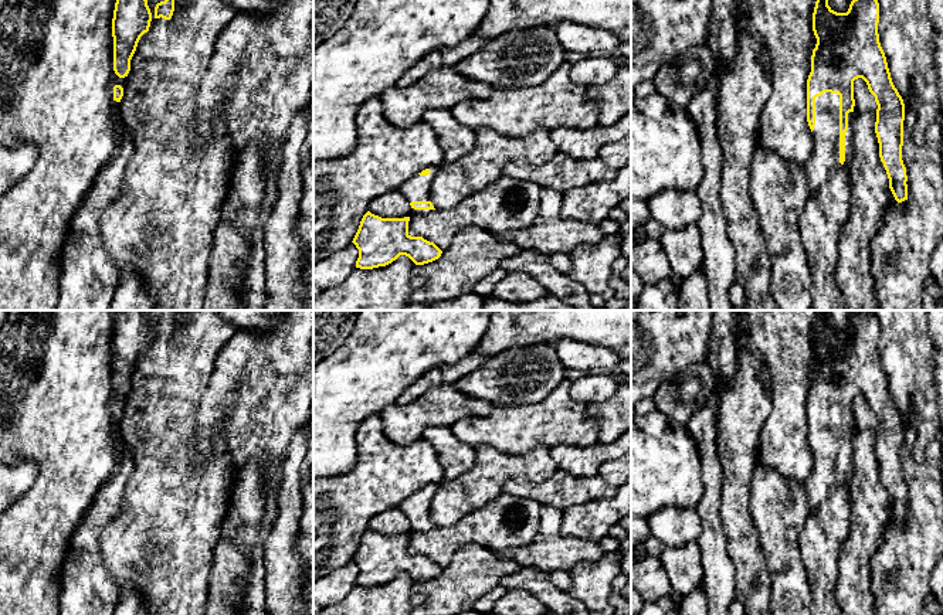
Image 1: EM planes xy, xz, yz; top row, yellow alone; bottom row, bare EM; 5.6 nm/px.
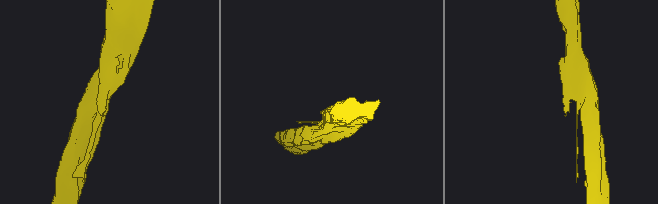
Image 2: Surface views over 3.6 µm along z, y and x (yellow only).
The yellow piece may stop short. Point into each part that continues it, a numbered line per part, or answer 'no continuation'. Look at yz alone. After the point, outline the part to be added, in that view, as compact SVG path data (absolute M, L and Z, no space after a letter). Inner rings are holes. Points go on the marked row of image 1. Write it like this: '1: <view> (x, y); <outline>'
1: yz (826, 155); M824 92L815 98L815 126L813 130L814 149L811 157L804 164L804 171L808 179L810 193L817 191L830 179L830 174L837 167L844 167L849 173L852 160L852 112L848 113L848 130L845 133L845 162L839 163L839 95Z

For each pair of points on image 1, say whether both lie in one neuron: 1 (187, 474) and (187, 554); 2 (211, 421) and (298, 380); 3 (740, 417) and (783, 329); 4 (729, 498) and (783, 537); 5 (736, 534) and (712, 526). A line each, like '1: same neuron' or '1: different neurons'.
1: same neuron
2: same neuron
3: different neurons
4: different neurons
5: different neurons

